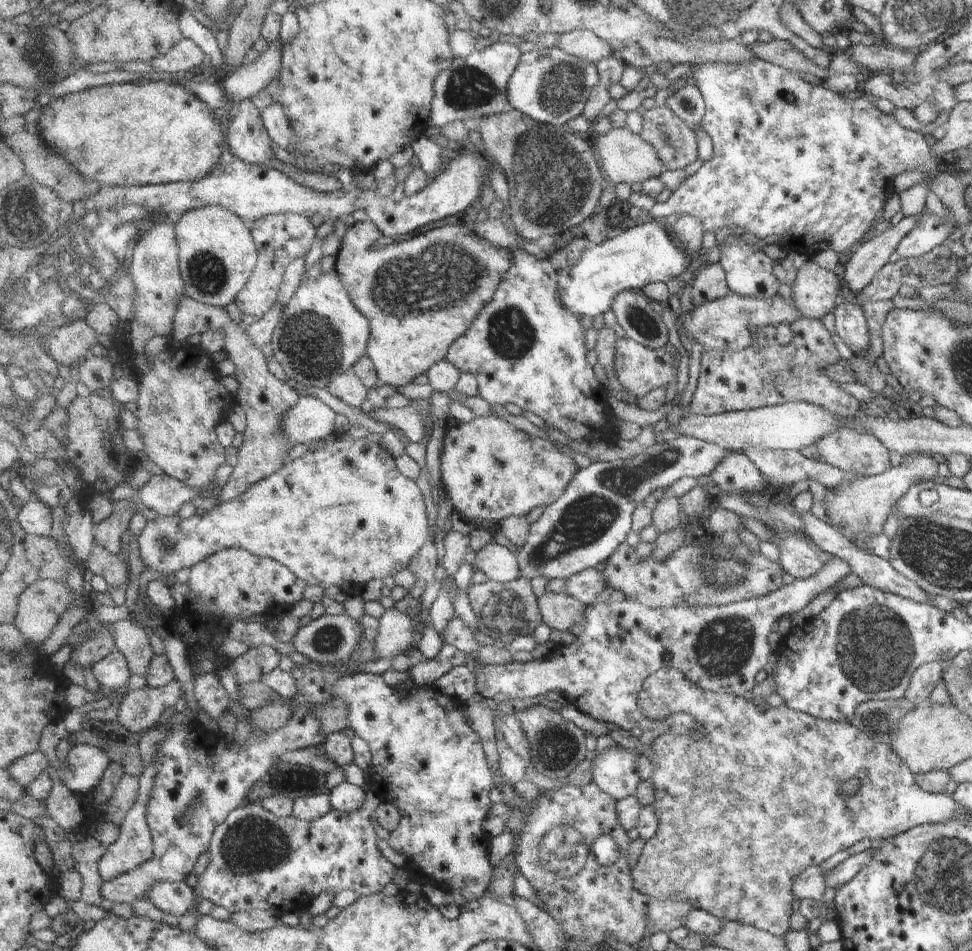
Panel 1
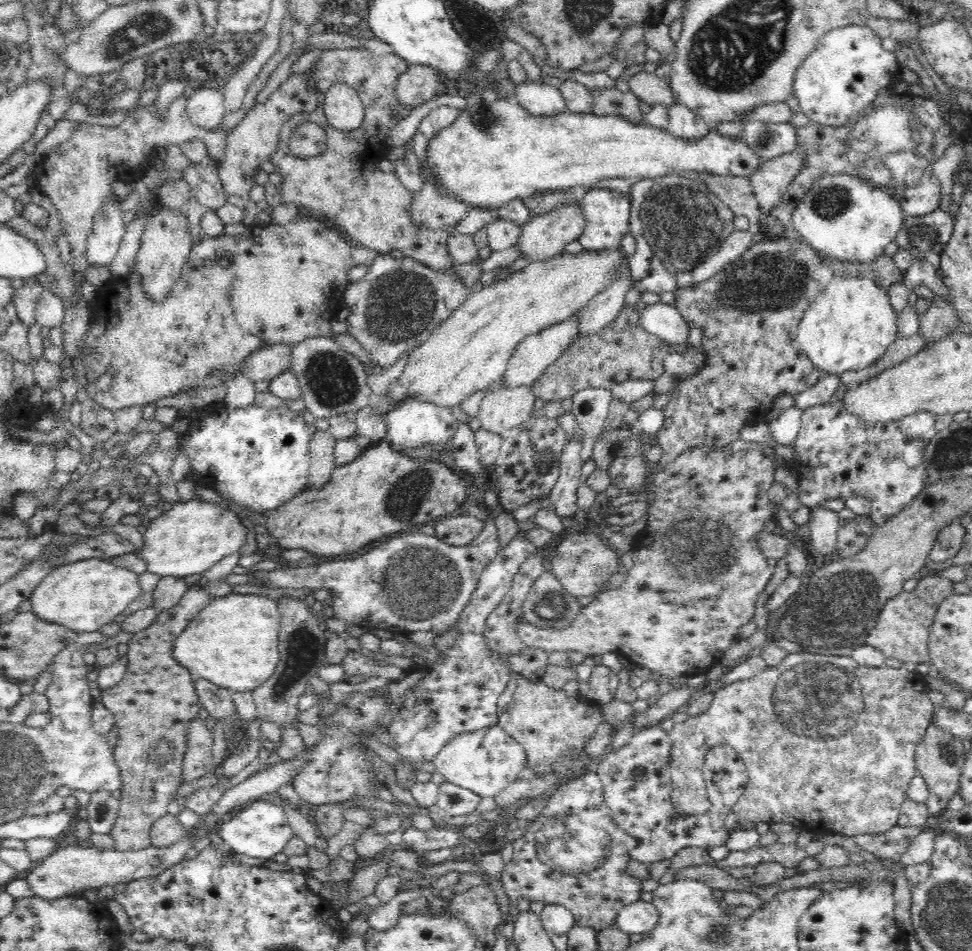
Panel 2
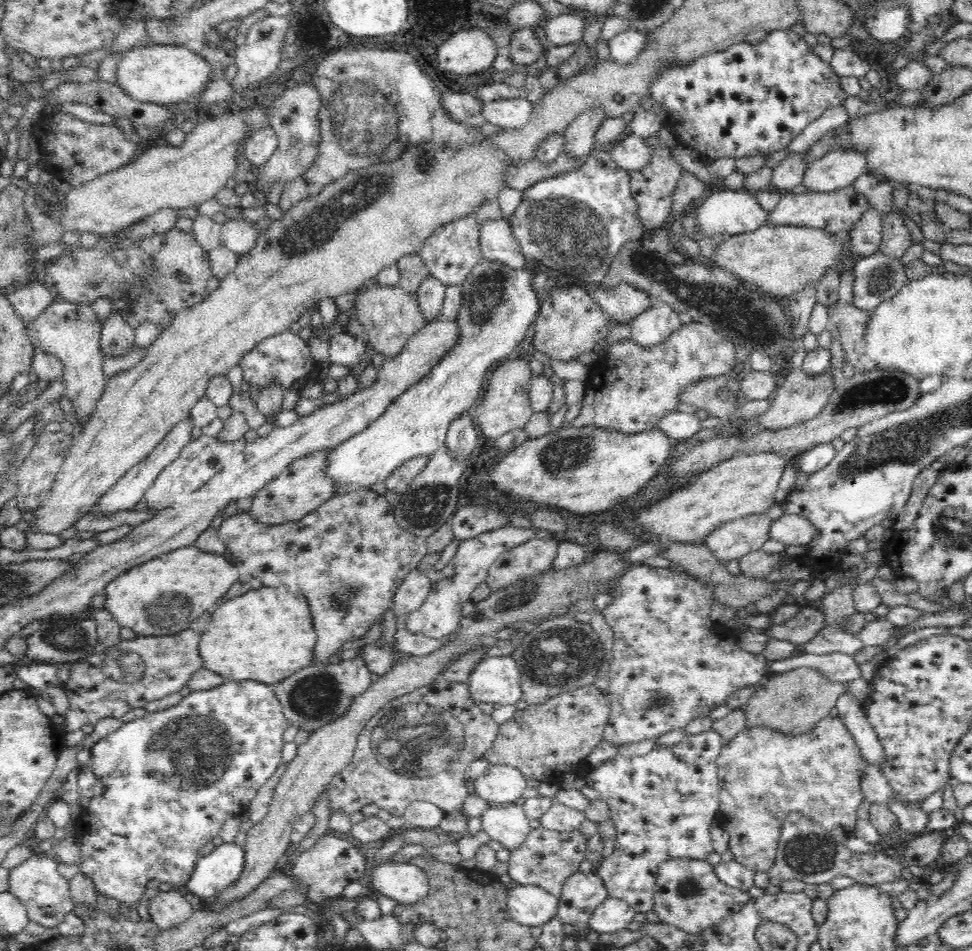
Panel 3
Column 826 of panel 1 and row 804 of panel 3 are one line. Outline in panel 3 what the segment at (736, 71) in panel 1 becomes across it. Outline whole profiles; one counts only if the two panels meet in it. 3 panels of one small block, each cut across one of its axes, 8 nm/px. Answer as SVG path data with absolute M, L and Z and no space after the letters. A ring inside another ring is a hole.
M248 680L226 681L210 690L191 691L175 706L158 712L148 712L142 718L123 723L116 731L99 740L91 748L91 759L85 766L103 782L105 791L101 795L91 798L90 805L84 808L86 816L82 820L86 824L82 824L76 834L76 839L80 839L80 860L78 860L78 864L81 865L80 872L92 879L96 885L96 891L114 898L118 908L130 914L134 913L134 906L142 898L146 884L150 880L168 882L171 886L185 885L190 880L196 861L200 858L198 849L218 836L221 826L228 819L240 818L243 814L248 813L250 803L258 794L258 790L266 784L268 778L282 763L282 746L285 743L282 736L288 726L288 719L282 711L280 700L274 693L273 685Z

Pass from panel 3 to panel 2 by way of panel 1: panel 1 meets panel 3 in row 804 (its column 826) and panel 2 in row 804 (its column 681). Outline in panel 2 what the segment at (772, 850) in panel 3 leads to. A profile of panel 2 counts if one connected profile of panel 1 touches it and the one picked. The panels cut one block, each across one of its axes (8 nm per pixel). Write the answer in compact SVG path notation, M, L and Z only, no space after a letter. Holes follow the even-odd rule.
M801 651L799 654L790 654L778 666L769 666L756 676L743 678L742 680L728 683L714 693L714 698L709 709L700 716L690 717L684 722L676 723L669 732L671 744L670 776L672 790L672 810L681 820L687 817L706 816L713 807L710 801L707 784L704 776L704 762L707 752L716 746L728 746L735 750L745 766L747 782L740 799L736 802L733 812L729 814L726 825L730 830L740 829L740 824L745 821L781 822L799 827L801 830L824 834L837 831L846 836L855 837L861 834L878 834L890 830L898 824L900 806L908 797L908 781L915 775L915 750L921 736L926 730L928 721L935 710L933 702L928 696L928 688L923 682L923 675L918 671L908 672L901 668L889 668L888 666L861 666L846 656L822 656Z

